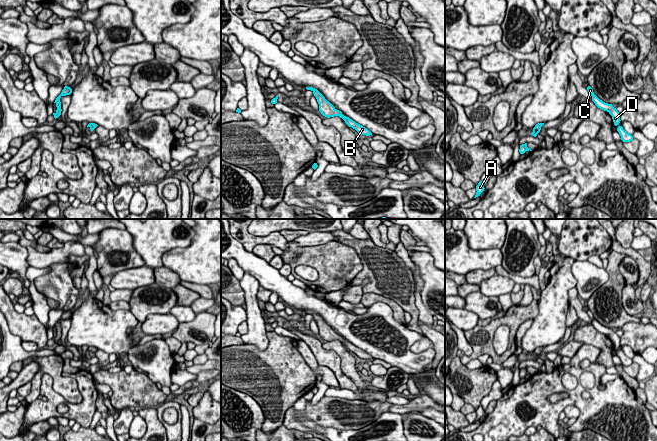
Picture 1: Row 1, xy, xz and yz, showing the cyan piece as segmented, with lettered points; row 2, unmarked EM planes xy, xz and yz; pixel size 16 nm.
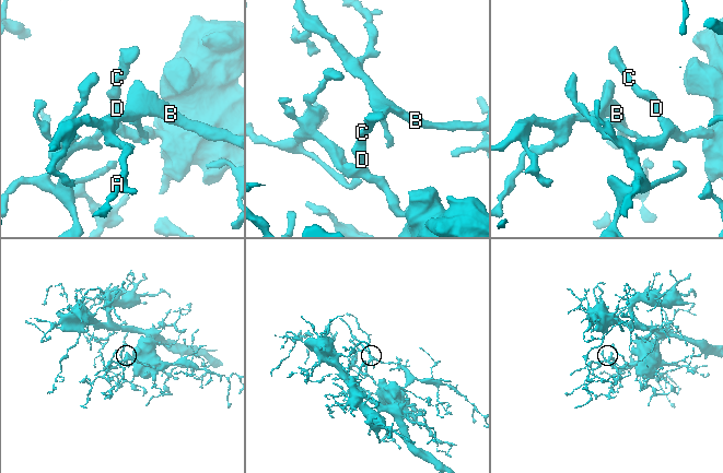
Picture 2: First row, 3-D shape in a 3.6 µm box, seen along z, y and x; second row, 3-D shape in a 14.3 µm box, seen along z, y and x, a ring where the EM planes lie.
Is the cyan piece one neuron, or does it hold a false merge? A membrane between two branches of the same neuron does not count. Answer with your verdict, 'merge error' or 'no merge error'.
no merge error

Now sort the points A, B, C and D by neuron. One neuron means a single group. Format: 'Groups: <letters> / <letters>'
Groups: A B C D

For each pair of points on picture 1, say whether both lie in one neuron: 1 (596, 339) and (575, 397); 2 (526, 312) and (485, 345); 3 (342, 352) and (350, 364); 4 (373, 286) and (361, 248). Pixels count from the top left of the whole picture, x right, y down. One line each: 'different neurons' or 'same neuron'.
1: different neurons
2: same neuron
3: same neuron
4: same neuron

